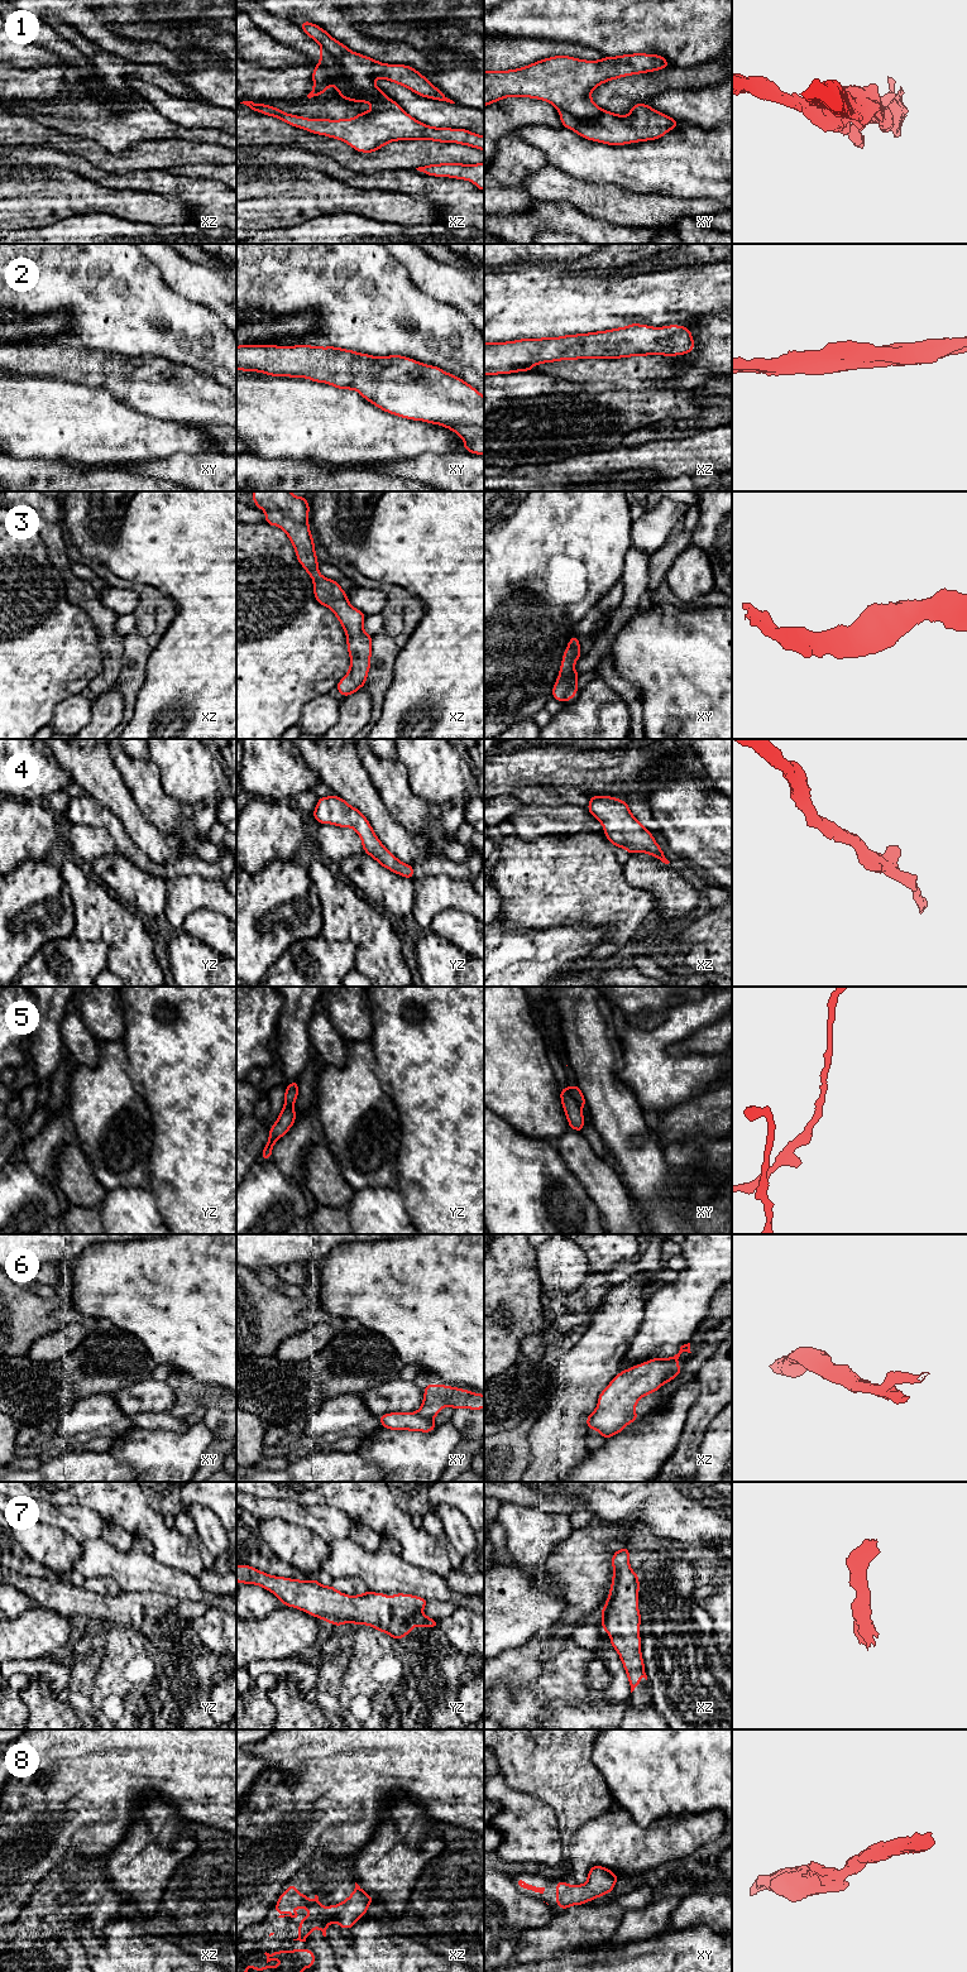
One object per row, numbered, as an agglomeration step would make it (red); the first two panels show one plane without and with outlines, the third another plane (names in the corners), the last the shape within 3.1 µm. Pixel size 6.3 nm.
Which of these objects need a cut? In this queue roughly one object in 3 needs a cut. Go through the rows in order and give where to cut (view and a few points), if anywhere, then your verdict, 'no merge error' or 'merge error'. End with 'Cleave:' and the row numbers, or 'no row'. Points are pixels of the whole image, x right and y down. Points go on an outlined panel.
1: cut in xz along (322, 47), (357, 89), (370, 96), (384, 96); merge error
2: no cut; no merge error
3: no cut; no merge error
4: no cut; no merge error
5: cut in xy along (566, 1088), (580, 1107); merge error
6: cut in xz along (679, 1366), (662, 1382); merge error
7: no cut; no merge error
8: no cut; no merge error
Cleave: 1, 5, 6

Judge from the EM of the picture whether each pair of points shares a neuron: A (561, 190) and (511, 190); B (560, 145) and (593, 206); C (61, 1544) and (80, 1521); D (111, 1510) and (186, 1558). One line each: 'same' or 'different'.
A: different
B: different
C: different
D: same

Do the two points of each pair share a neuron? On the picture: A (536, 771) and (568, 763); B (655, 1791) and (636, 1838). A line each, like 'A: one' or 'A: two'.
A: one
B: two

